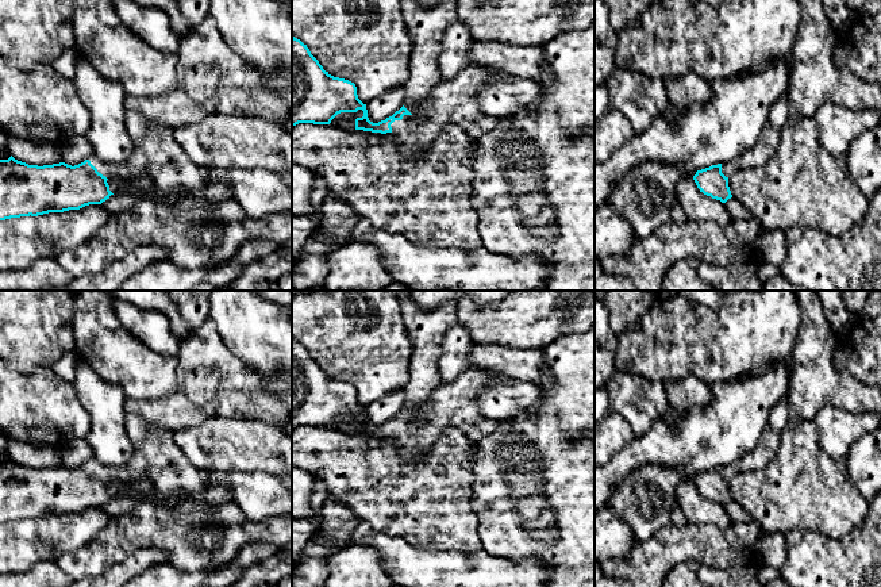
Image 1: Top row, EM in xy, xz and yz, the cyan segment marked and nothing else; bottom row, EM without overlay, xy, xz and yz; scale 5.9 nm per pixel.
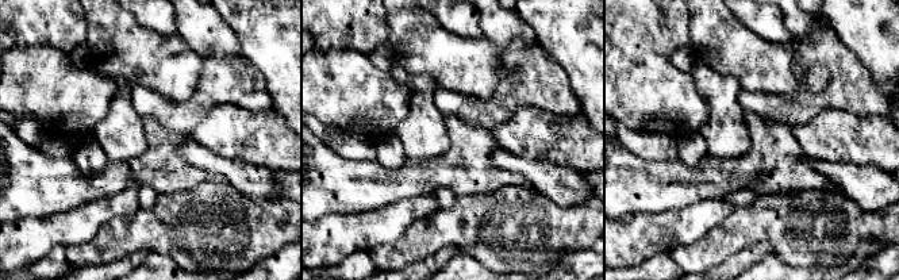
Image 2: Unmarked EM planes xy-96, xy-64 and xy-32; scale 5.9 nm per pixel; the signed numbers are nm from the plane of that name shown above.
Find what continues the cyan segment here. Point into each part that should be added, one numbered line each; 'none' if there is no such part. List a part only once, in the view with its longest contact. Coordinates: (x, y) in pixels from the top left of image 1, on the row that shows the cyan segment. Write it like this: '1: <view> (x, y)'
1: xz (453, 102)

